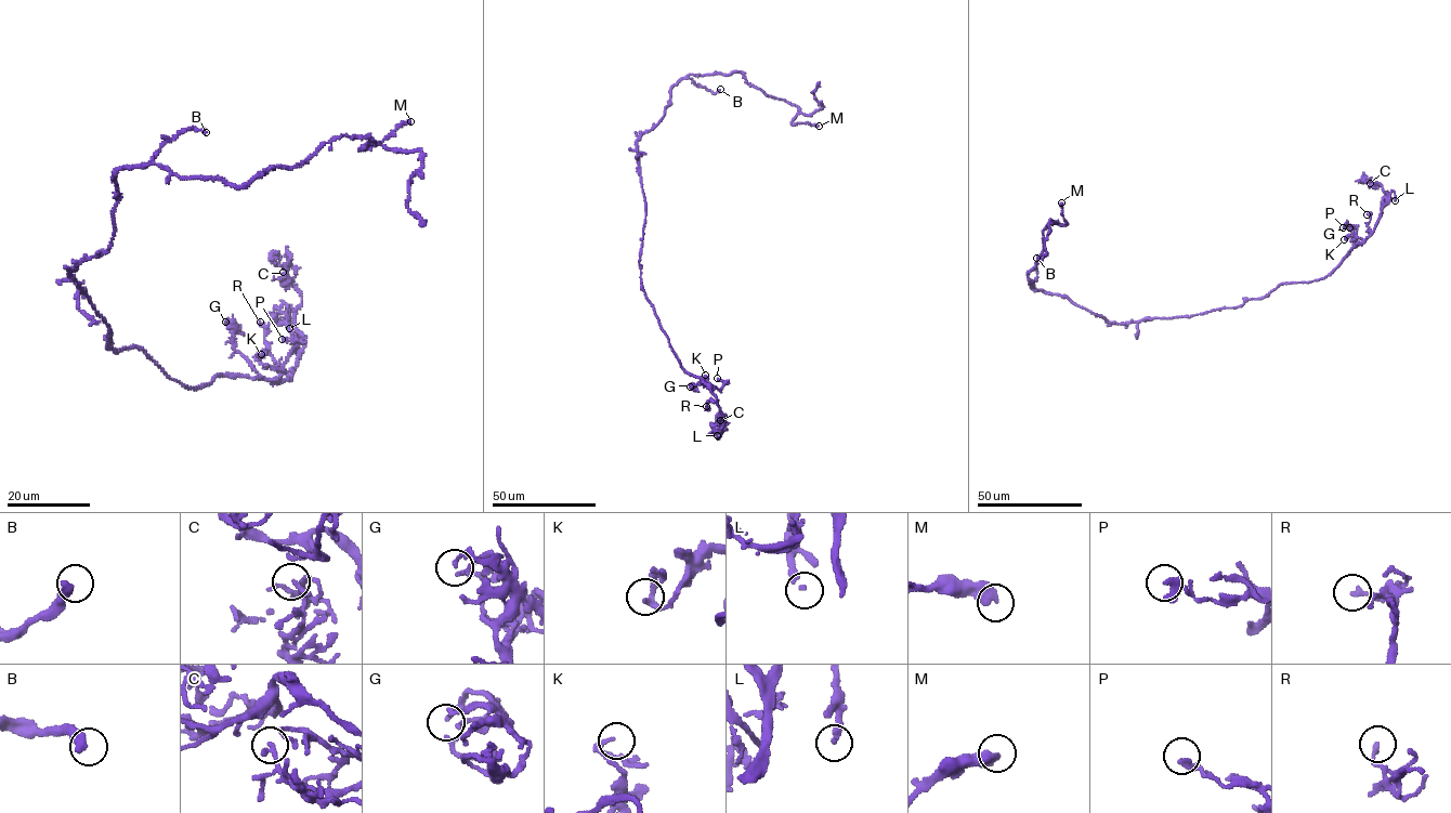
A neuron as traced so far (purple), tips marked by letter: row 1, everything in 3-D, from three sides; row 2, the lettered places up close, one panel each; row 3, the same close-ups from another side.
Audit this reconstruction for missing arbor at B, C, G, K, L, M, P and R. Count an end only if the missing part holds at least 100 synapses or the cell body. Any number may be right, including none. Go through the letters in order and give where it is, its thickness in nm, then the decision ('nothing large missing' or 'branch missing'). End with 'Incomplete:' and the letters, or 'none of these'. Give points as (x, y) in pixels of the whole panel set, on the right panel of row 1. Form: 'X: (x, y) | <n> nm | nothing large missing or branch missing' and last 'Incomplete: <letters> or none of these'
B: (1036, 258) | 400 nm | branch missing
C: (1370, 183) | 150 nm | nothing large missing
G: (1349, 227) | 140 nm | nothing large missing
K: (1344, 239) | 170 nm | nothing large missing
L: (1395, 200) | 220 nm | branch missing
M: (1061, 202) | 480 nm | nothing large missing
P: (1343, 227) | 260 nm | nothing large missing
R: (1367, 214) | 160 nm | nothing large missing
Incomplete: B, L

